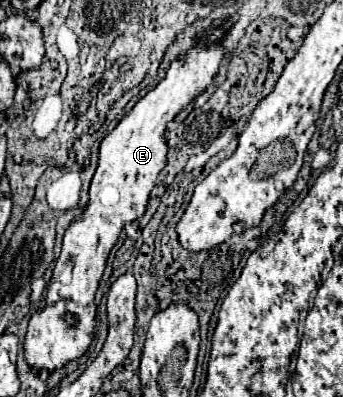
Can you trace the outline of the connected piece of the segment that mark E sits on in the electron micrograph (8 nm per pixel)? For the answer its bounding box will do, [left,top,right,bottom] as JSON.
[24,38,224,372]

